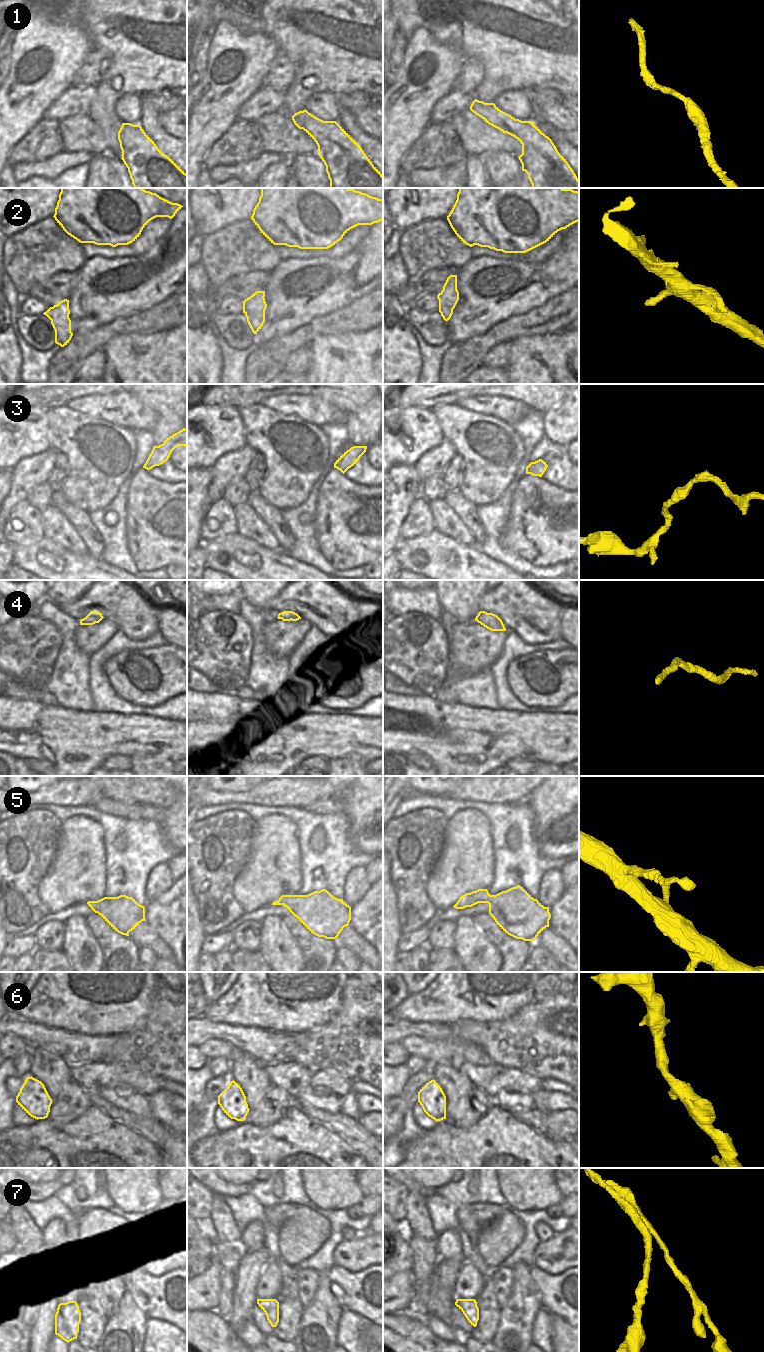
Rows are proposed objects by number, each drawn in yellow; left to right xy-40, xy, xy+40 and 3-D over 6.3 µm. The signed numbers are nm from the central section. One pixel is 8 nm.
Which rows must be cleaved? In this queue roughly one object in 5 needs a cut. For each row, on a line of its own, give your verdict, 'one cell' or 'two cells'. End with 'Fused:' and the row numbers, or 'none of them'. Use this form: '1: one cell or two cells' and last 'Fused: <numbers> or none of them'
1: one cell
2: two cells
3: one cell
4: one cell
5: one cell
6: one cell
7: one cell
Fused: 2

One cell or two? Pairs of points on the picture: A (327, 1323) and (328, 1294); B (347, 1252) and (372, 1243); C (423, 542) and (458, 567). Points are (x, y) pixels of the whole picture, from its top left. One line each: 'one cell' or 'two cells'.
A: one cell
B: one cell
C: one cell

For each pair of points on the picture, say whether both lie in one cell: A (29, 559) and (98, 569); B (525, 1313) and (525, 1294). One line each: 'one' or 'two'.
A: one
B: one

